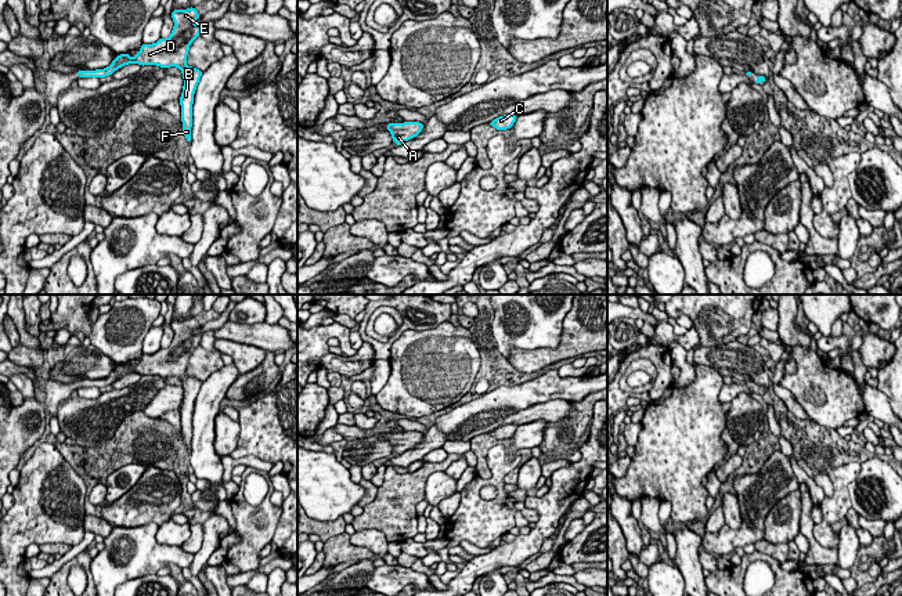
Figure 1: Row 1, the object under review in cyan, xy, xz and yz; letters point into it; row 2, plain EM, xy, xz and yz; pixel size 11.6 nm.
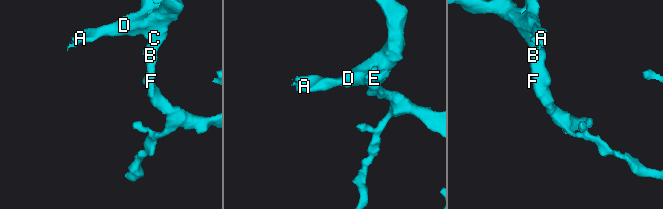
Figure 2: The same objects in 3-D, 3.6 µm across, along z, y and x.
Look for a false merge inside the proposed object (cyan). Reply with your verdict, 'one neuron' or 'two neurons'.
one neuron

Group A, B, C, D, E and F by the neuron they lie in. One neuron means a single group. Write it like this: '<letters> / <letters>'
A B C D E F

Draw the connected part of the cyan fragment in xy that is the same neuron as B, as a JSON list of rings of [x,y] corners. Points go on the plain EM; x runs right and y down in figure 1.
[[[191,317],[188,319],[174,319],[172,328],[174,336],[167,348],[159,348],[154,354],[142,354],[133,368],[129,364],[118,365],[108,378],[95,380],[77,380],[79,387],[105,387],[127,373],[158,375],[160,378],[177,376],[183,382],[184,395],[180,407],[183,441],[187,452],[191,452],[192,413],[195,398],[202,386],[202,380],[187,376],[187,365],[191,353],[199,346],[202,333],[194,330],[201,325]]]

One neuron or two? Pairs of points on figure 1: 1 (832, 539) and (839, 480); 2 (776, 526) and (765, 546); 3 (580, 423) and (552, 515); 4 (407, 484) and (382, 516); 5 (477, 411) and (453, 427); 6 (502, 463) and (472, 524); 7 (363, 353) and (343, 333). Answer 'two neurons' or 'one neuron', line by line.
1: one neuron
2: two neurons
3: two neurons
4: one neuron
5: one neuron
6: one neuron
7: two neurons

